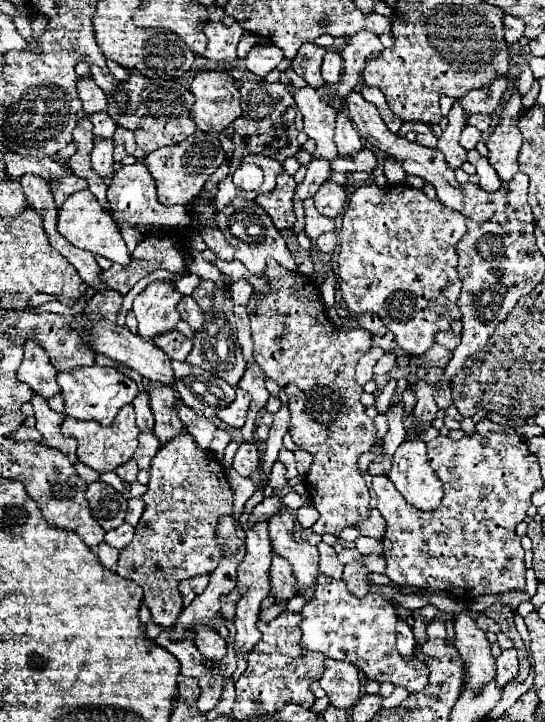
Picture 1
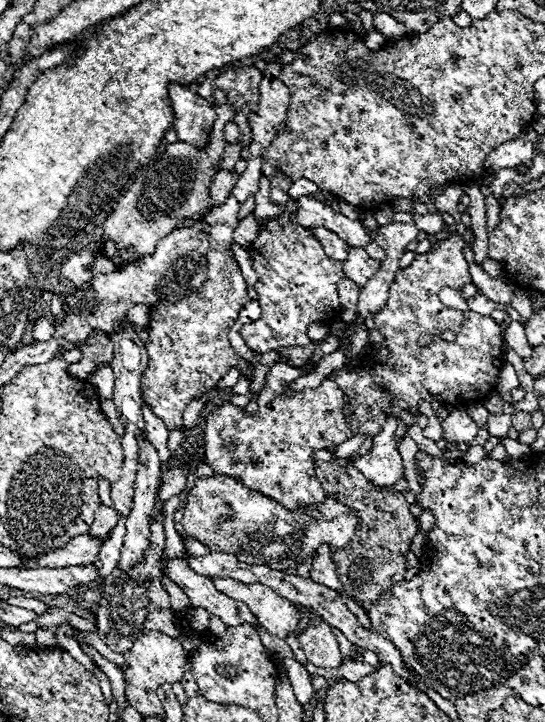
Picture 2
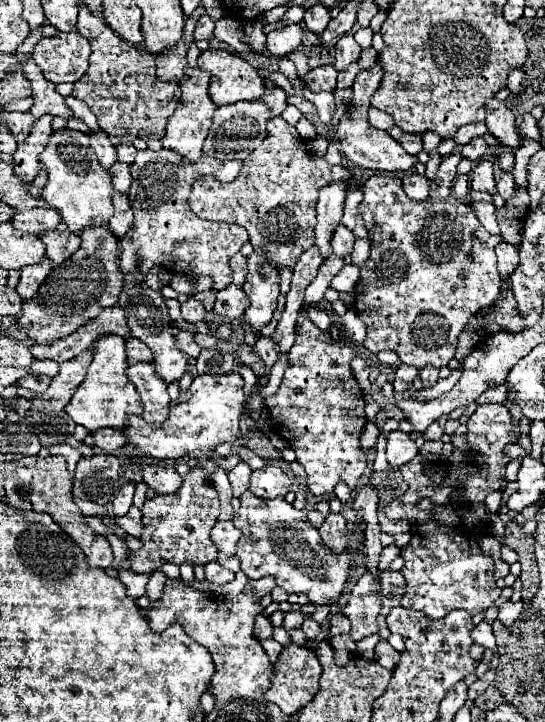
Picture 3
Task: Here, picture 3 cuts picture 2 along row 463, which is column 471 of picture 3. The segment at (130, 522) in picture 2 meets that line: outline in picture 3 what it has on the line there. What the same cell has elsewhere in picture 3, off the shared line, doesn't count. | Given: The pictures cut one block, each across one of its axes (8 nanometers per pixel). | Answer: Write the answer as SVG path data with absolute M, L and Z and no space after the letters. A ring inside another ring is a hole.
M472 138L466 146L462 146L462 156L476 162L486 154L486 150L488 150L488 146L486 146L486 142L482 138Z

